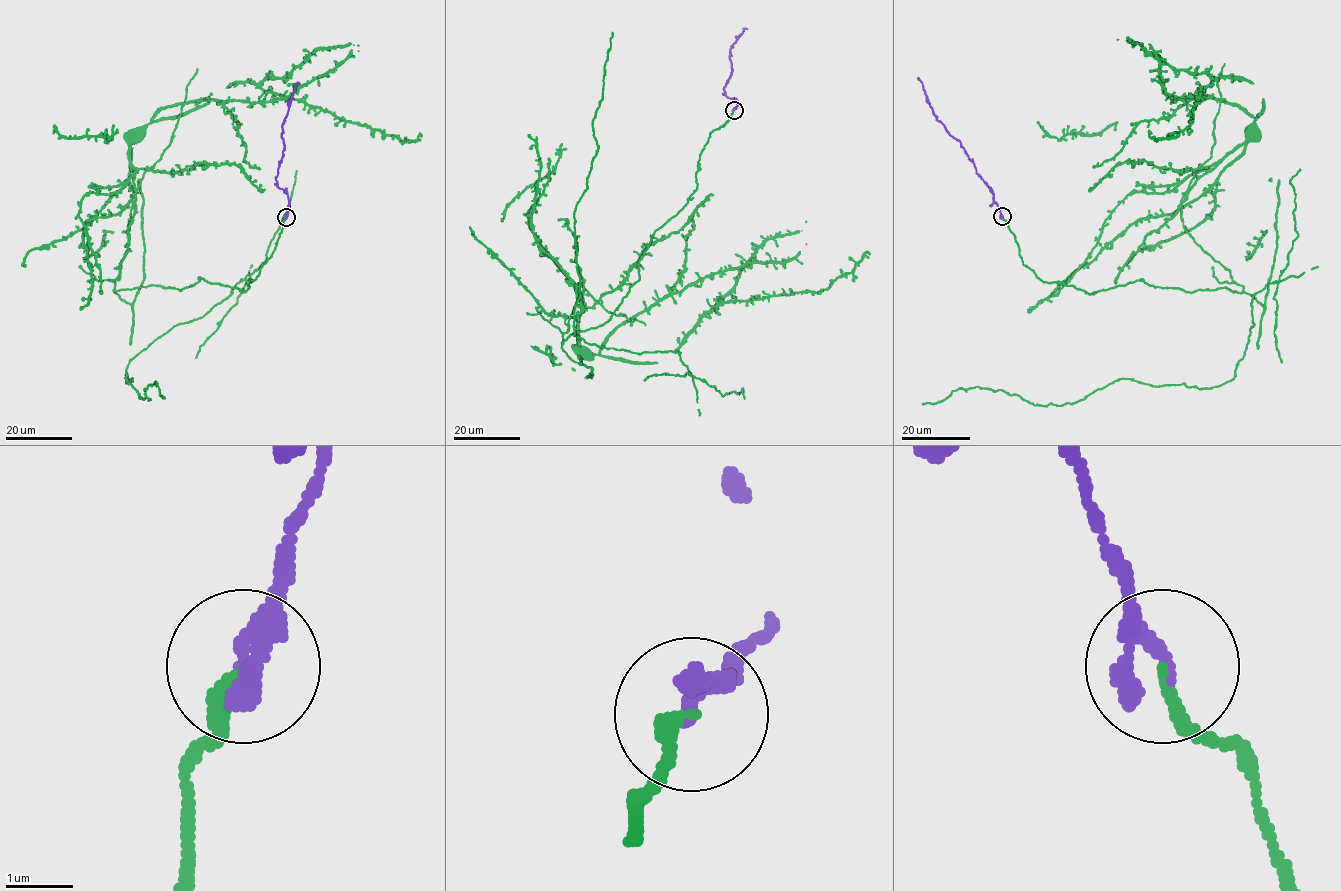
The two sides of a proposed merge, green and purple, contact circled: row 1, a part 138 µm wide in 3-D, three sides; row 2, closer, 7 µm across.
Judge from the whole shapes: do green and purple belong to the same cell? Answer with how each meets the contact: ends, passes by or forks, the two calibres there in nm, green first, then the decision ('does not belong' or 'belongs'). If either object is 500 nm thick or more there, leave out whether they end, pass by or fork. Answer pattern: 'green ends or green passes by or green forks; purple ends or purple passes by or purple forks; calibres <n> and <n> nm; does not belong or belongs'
green ends; purple passes by; calibres 190 and 190 nm; belongs

